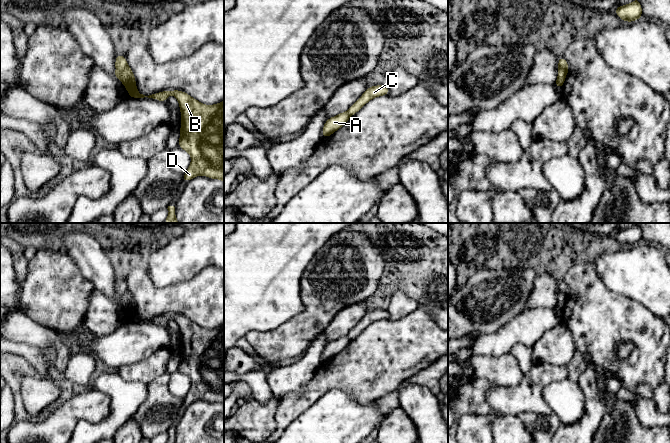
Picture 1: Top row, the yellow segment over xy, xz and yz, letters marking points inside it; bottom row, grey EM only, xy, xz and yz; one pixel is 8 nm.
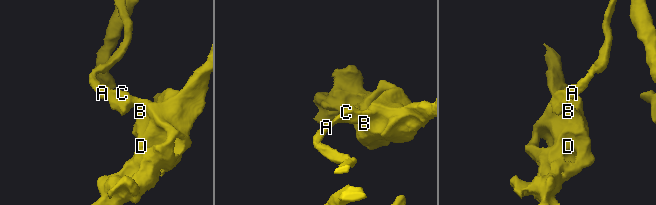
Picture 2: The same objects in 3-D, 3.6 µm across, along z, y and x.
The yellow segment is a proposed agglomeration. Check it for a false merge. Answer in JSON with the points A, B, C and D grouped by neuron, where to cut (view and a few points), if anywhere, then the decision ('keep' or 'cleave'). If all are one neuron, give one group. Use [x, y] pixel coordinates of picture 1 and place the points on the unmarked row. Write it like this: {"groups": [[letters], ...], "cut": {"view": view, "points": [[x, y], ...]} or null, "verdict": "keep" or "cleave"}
{"groups": [["A"], ["B", "C", "D"]], "cut": {"view": "xy", "points": [[127, 288], [119, 302]]}, "verdict": "cleave"}

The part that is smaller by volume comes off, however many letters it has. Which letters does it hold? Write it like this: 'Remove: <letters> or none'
Remove: A

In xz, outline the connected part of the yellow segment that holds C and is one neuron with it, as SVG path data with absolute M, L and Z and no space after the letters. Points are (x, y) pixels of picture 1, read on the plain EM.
M376 309L368 311L362 318L362 320L354 328L350 330L347 336L349 337L350 340L352 340L355 337L357 337L370 324L383 319L389 319L388 310Z

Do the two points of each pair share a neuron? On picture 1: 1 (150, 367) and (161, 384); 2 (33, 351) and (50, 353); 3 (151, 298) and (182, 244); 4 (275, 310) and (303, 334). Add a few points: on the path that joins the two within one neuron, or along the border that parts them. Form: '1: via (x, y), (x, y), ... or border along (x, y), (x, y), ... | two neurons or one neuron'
1: border along (166, 370), (146, 383) | two neurons
2: via (37, 353), (46, 353) | one neuron
3: border along (146, 272), (158, 287), (180, 282) | two neurons
4: border along (304, 304), (299, 313), (274, 329), (266, 331) | two neurons

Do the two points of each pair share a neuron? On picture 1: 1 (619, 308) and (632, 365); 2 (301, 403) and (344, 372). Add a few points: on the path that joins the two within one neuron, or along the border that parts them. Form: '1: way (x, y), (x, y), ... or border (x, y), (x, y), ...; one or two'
1: way (630, 322), (638, 330), (638, 351); one
2: way (311, 393), (328, 376), (333, 374); one

